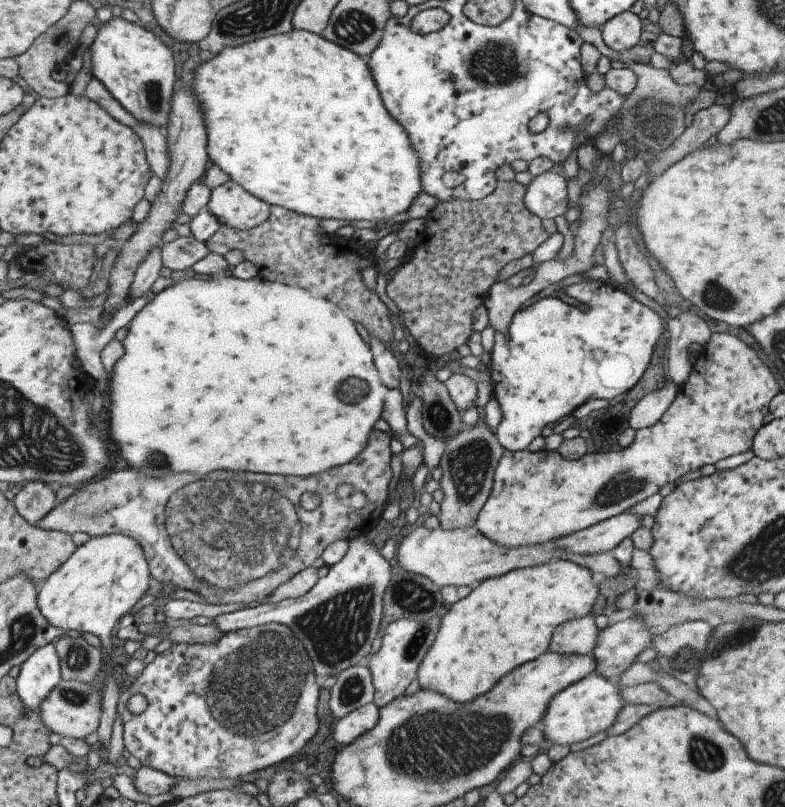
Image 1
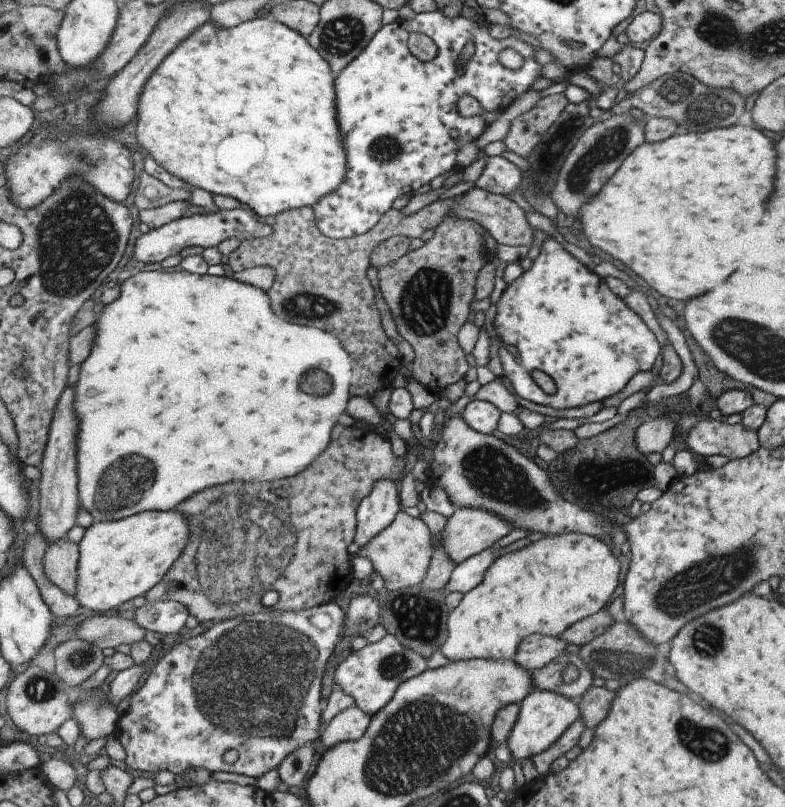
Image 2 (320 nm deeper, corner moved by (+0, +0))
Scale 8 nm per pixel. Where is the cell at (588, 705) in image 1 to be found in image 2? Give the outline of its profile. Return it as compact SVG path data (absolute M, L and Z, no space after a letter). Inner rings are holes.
M539 689L528 692L518 704L517 718L504 740L511 758L518 761L545 750L573 721L577 720L576 700L566 699L564 696Z

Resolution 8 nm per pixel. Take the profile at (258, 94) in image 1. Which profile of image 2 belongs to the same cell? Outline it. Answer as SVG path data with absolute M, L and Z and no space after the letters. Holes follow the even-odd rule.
M269 16L248 20L234 27L218 27L211 21L204 22L190 32L172 52L156 66L141 87L135 111L135 140L147 154L169 174L185 184L215 195L233 197L247 204L255 214L273 218L284 210L312 204L324 194L331 192L345 179L345 155L336 123L334 76L325 60L307 44L305 38Z

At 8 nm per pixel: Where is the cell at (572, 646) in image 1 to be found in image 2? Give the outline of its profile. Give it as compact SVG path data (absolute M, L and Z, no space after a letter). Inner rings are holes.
M529 636L529 638L521 640L509 660L512 660L516 665L520 665L526 671L538 669L545 666L557 655L561 655L566 645L558 636Z

